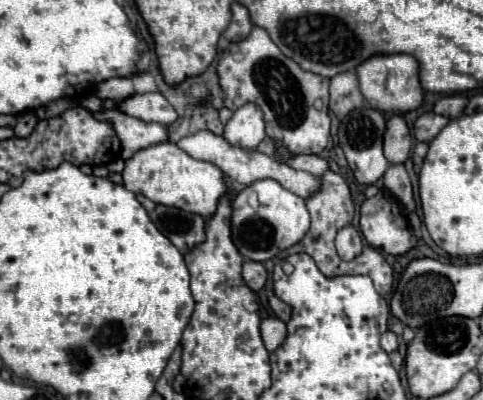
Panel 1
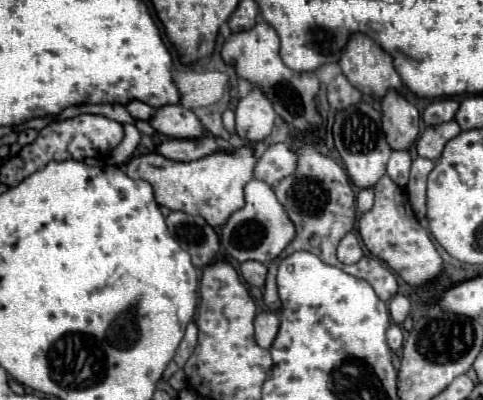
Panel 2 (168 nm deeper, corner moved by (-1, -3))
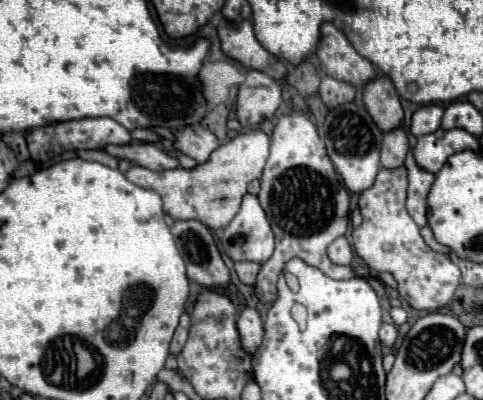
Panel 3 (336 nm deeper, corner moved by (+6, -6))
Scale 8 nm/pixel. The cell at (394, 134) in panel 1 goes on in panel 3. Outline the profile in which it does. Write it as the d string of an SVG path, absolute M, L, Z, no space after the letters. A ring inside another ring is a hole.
M378 75L376 79L366 83L362 101L366 111L382 131L390 131L402 123L404 111L400 105L400 97L388 75Z

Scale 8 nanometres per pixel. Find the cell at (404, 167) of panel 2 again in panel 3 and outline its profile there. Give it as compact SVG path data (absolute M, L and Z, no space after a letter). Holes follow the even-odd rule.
M396 127L384 133L384 141L382 141L382 165L384 167L402 165L406 151L408 151L408 139L402 127Z

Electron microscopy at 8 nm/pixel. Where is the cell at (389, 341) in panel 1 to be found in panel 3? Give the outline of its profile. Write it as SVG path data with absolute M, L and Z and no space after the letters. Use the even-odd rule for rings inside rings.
M384 323L380 327L380 341L386 345L386 347L392 347L398 339L398 329L394 323Z

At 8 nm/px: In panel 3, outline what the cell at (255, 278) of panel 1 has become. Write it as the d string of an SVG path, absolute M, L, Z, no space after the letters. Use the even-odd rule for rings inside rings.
M240 261L240 263L234 263L234 269L240 277L240 281L244 285L254 285L256 281L256 275L260 271L260 263L252 263L252 261Z

